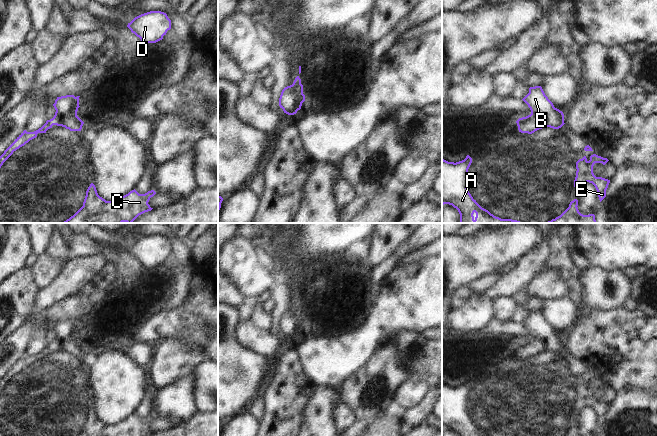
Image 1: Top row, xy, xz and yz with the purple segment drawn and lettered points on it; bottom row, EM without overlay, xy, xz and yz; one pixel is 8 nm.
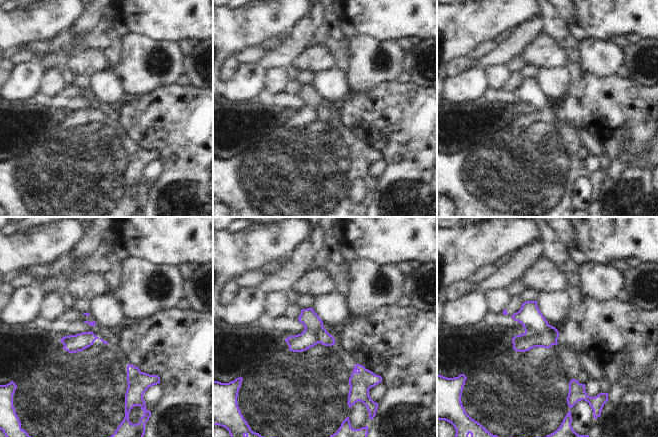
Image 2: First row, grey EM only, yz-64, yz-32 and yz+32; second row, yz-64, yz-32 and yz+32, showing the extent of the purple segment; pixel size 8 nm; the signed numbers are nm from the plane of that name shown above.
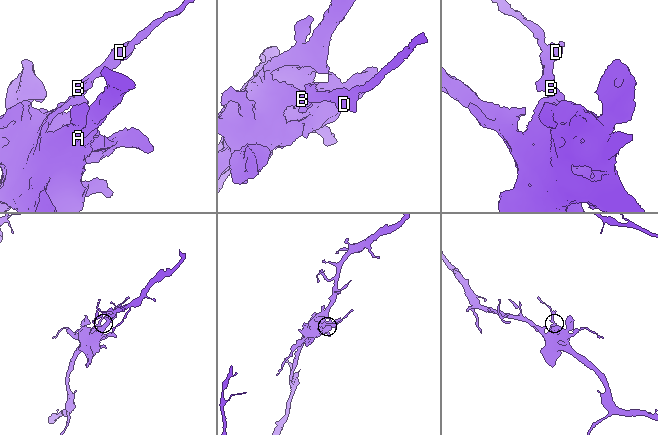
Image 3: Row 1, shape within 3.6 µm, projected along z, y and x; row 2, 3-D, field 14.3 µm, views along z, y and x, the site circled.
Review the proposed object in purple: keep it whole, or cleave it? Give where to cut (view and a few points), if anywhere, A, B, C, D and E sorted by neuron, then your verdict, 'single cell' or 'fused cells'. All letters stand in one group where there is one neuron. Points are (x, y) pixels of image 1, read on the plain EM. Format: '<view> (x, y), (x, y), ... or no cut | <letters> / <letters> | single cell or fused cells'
no cut | A B C D E | single cell

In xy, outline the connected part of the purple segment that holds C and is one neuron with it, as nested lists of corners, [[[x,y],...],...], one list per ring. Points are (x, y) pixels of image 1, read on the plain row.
[[[93,407],[86,415],[83,430],[77,436],[148,436],[153,432],[148,428],[154,414],[139,418],[135,413],[115,425],[106,425],[97,417]]]

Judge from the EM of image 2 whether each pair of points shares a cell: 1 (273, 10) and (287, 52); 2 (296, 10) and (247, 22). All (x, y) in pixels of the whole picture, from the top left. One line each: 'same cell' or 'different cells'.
1: different cells
2: same cell

